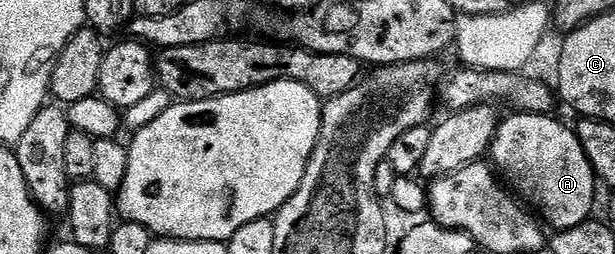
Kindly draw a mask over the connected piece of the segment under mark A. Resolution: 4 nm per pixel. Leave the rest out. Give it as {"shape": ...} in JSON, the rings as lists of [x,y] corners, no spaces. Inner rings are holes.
{"shape":[[[513,113],[512,117],[505,117],[496,130],[492,140],[490,160],[501,177],[525,200],[530,200],[538,209],[542,210],[541,217],[553,227],[555,231],[572,229],[582,225],[595,213],[596,188],[598,181],[590,160],[582,148],[581,140],[576,136],[573,127],[569,128],[556,120],[553,115],[538,115],[526,113]]]}

